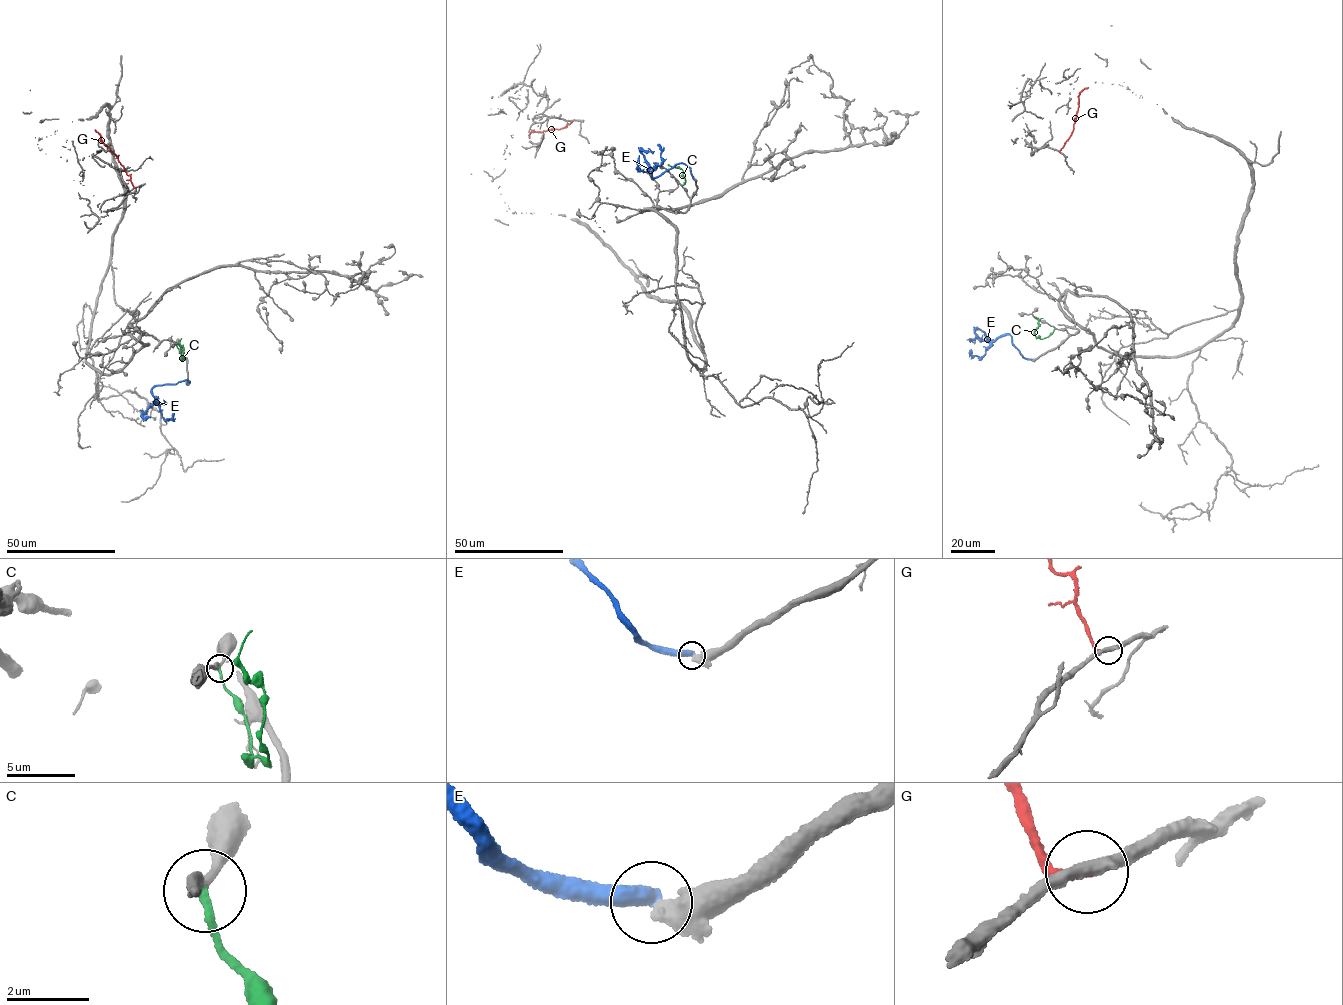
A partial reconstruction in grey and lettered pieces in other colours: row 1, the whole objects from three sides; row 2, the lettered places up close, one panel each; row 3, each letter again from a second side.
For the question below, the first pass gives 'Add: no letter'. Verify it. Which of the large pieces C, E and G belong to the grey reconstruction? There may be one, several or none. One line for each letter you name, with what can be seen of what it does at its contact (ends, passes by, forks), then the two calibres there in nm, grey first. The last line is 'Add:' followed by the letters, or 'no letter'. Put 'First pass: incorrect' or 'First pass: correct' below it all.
Add: no letter
First pass: correct

